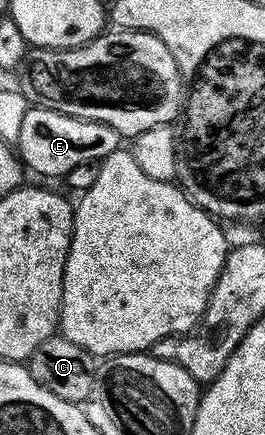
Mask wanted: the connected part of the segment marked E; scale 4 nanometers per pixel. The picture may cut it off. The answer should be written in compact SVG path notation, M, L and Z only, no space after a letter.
M39 105L27 106L24 122L20 124L17 154L23 164L38 175L65 177L70 170L90 160L103 160L119 150L120 136L116 129L96 121L80 120Z

